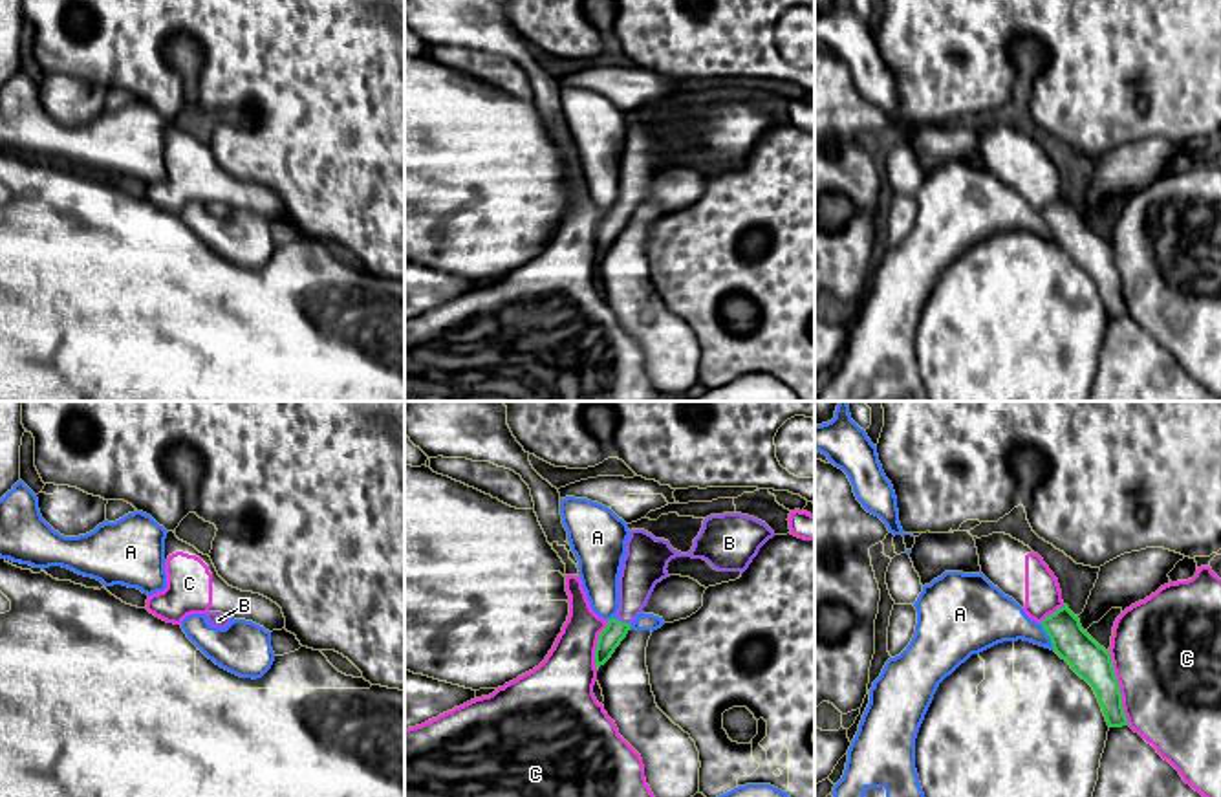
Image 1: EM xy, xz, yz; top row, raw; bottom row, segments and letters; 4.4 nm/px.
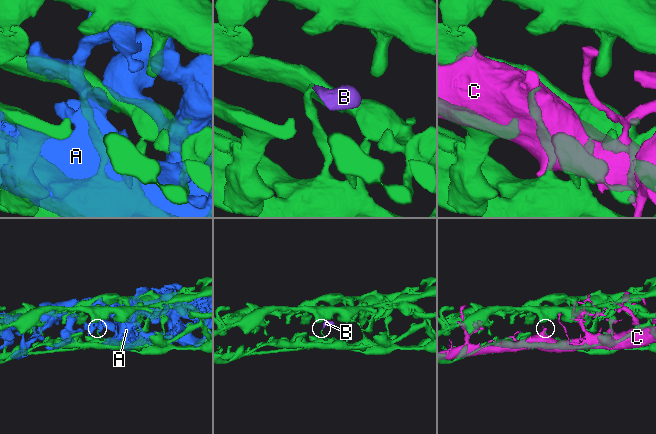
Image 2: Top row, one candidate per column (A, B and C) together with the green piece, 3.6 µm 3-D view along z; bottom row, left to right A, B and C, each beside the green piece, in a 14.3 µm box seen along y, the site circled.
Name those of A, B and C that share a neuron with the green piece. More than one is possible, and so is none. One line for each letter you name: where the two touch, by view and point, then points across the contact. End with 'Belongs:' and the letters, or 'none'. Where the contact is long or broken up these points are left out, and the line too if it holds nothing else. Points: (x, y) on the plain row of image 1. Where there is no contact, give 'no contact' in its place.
B: xz (621, 211) | across xz (615, 220), (621, 211), (630, 196), (641, 160)
Belongs: B

